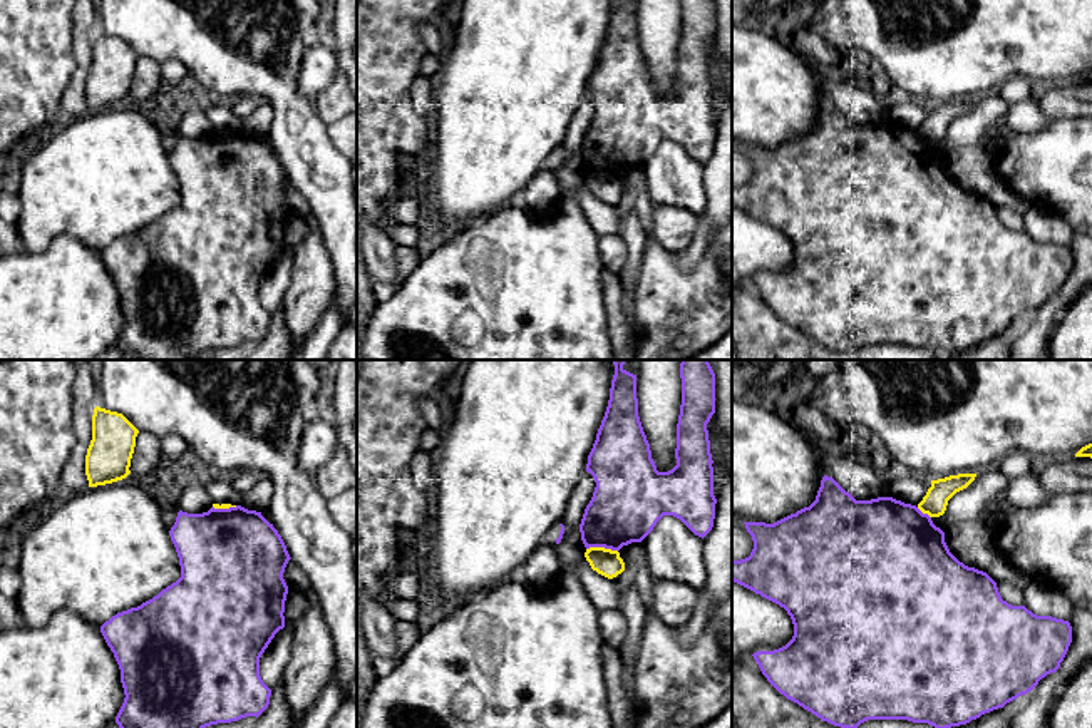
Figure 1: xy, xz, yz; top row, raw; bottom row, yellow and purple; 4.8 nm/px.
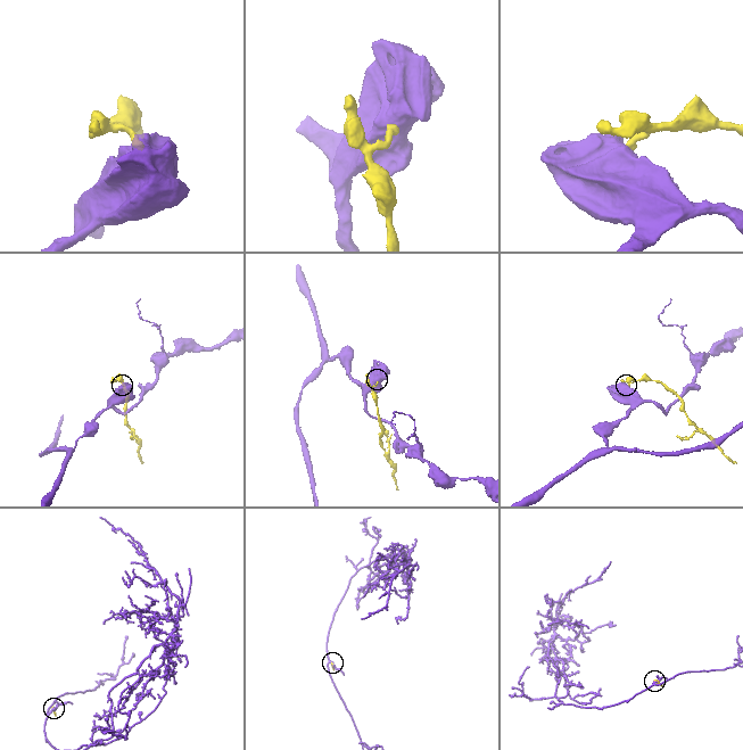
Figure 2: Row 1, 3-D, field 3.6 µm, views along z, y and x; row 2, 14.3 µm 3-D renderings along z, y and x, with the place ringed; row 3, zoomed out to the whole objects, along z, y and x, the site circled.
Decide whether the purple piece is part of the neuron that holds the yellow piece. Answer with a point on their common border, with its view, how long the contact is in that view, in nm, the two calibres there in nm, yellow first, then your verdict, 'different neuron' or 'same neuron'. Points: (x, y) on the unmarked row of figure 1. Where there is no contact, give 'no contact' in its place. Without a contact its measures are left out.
contact xz (602, 173); length 150 nm; calibres 130 and 340 nm; different neuron

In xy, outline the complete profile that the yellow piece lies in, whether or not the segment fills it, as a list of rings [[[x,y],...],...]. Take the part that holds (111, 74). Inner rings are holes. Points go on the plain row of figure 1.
[[[100,32],[92,40],[92,65],[85,80],[89,112],[126,104],[139,55],[117,37]]]

